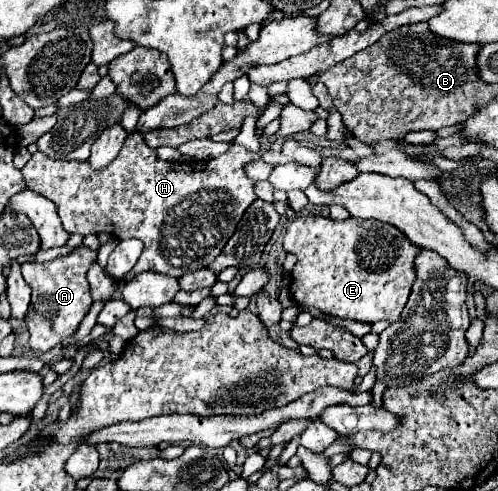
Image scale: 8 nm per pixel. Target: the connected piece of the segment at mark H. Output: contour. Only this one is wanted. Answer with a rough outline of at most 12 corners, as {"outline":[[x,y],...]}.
{"outline":[[142,133],[100,171],[36,151],[68,233],[144,241],[126,279],[208,267],[256,199],[232,145],[172,165]]}

